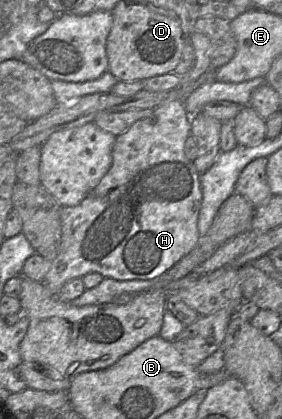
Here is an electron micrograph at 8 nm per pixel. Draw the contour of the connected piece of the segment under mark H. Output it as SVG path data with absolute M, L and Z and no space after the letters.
M195 32L190 36L195 61L191 69L181 76L181 84L175 91L175 96L167 98L151 115L137 121L117 136L113 147L113 163L107 174L79 205L62 208L61 243L43 280L51 293L58 294L68 281L93 272L116 280L157 279L197 245L200 238L198 215L202 202L201 174L185 154L185 143L191 135L192 116L185 108L183 88L214 68L210 59L211 45L208 37Z

